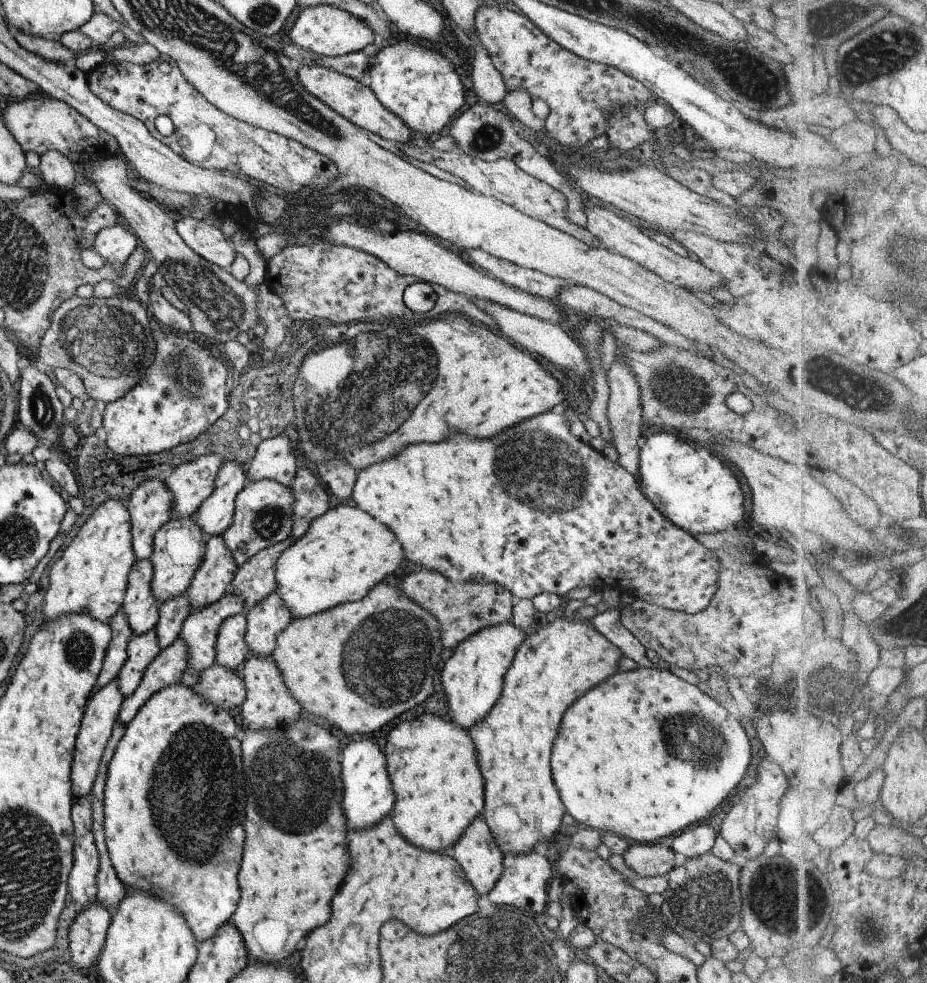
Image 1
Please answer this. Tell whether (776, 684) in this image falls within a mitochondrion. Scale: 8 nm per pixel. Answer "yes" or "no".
yes

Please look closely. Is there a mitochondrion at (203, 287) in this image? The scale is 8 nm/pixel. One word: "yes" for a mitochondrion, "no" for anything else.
yes

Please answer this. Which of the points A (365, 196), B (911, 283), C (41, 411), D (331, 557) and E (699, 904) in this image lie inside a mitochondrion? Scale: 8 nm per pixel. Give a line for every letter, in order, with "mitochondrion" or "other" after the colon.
A: other
B: mitochondrion
C: mitochondrion
D: other
E: mitochondrion

